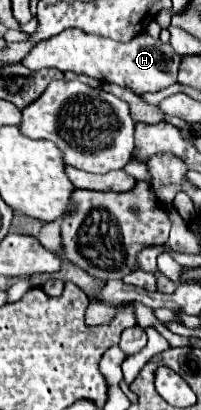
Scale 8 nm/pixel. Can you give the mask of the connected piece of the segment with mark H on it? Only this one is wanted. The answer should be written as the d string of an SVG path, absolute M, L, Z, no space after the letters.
M68 28L48 40L38 42L26 54L26 58L22 60L22 66L30 70L42 70L42 68L58 68L62 72L72 70L76 74L92 76L102 82L112 82L112 84L130 88L136 94L144 94L144 92L158 92L174 84L178 62L180 62L180 56L172 50L170 44L162 44L160 40L150 38L146 32L122 44L108 38L86 34L78 28Z

